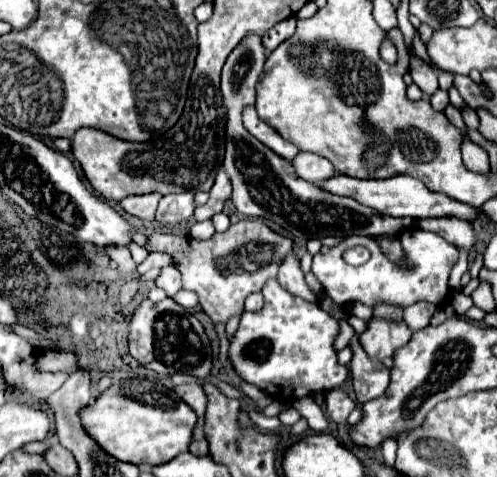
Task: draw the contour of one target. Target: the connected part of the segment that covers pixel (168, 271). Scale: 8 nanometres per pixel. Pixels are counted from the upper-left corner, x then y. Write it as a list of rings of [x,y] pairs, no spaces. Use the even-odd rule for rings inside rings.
[[[166,266],[162,268],[160,276],[156,278],[156,286],[166,290],[166,294],[172,298],[180,288],[182,288],[182,278],[180,278],[180,272],[174,268],[174,266]]]

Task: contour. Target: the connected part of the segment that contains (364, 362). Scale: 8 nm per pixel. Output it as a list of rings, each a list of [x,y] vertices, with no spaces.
[[[354,336],[348,342],[348,348],[352,350],[352,360],[350,360],[350,374],[354,382],[354,392],[360,404],[378,398],[384,394],[384,388],[390,382],[390,370],[382,364],[372,360],[364,348],[358,342],[358,336]]]

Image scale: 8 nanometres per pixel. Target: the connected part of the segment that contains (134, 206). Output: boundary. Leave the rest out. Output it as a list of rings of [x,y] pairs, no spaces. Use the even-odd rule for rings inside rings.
[[[146,194],[146,196],[128,196],[120,202],[120,206],[132,214],[132,216],[138,216],[142,220],[154,220],[154,212],[156,212],[156,206],[160,202],[160,194]]]

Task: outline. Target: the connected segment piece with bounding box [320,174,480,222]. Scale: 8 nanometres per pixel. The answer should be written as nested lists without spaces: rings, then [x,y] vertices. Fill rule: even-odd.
[[[336,174],[332,178],[328,178],[326,182],[320,184],[324,190],[338,194],[338,196],[350,196],[354,200],[358,200],[364,206],[374,208],[380,214],[388,214],[388,216],[408,216],[414,220],[422,220],[422,218],[444,218],[444,216],[454,216],[466,222],[474,222],[480,214],[478,208],[472,208],[468,204],[462,204],[446,194],[440,192],[432,192],[428,190],[428,186],[424,186],[424,182],[412,178],[412,176],[394,176],[388,180],[356,180],[344,174]]]

